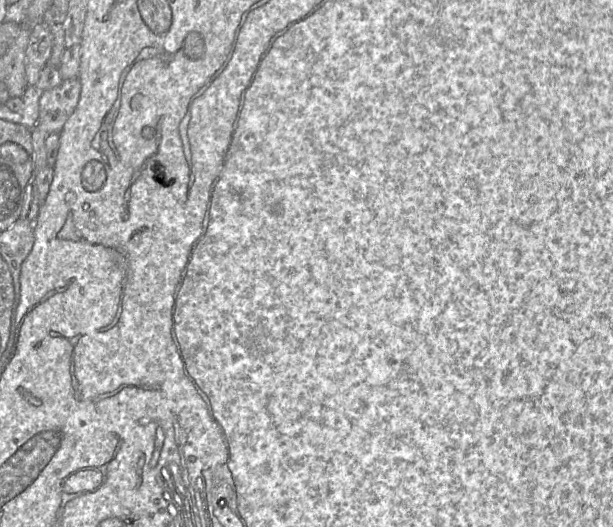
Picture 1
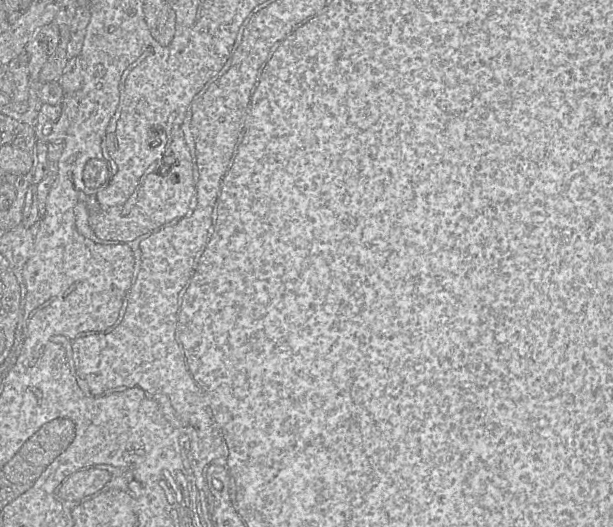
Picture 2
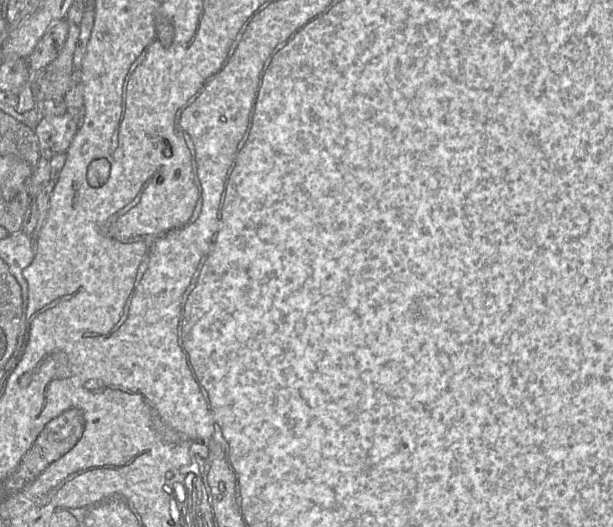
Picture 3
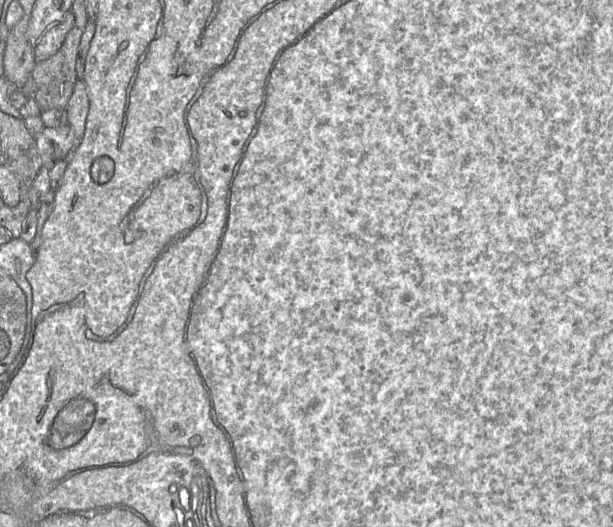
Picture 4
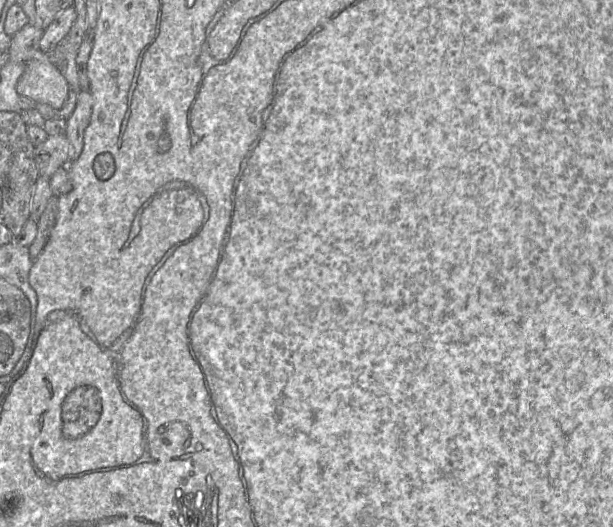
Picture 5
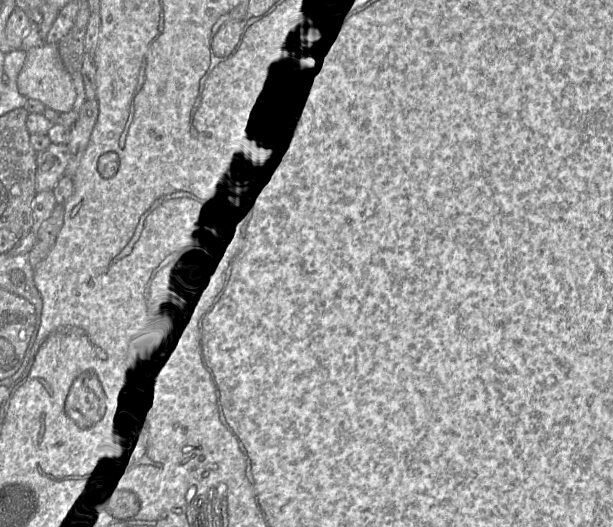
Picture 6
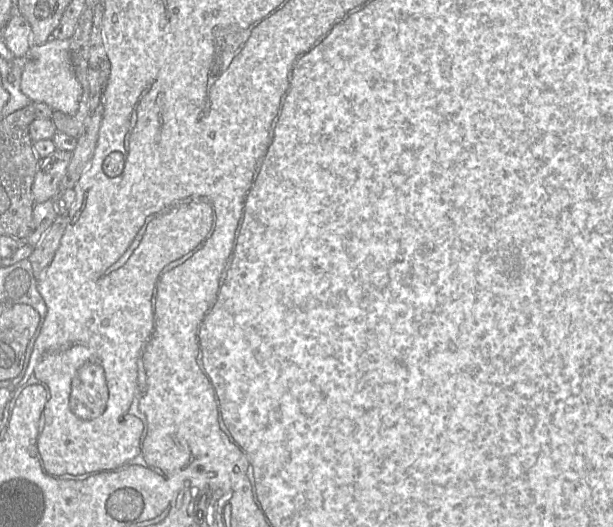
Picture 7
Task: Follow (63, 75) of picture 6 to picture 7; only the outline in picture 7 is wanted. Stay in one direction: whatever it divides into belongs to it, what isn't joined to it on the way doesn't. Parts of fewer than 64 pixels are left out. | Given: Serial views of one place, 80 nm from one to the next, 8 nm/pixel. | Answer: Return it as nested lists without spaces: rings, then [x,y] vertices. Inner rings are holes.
[[[49,39],[42,45],[32,45],[26,55],[20,88],[31,102],[45,103],[52,111],[73,115],[79,106],[81,86],[71,63],[69,40]]]

